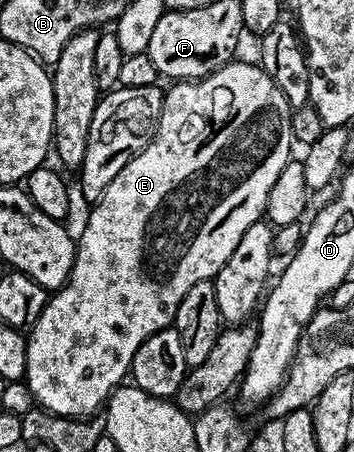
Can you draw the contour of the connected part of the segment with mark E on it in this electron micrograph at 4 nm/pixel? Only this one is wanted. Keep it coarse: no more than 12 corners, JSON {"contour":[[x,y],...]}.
{"contour":[[178,80],[104,188],[24,381],[97,415],[266,213],[292,107]]}

